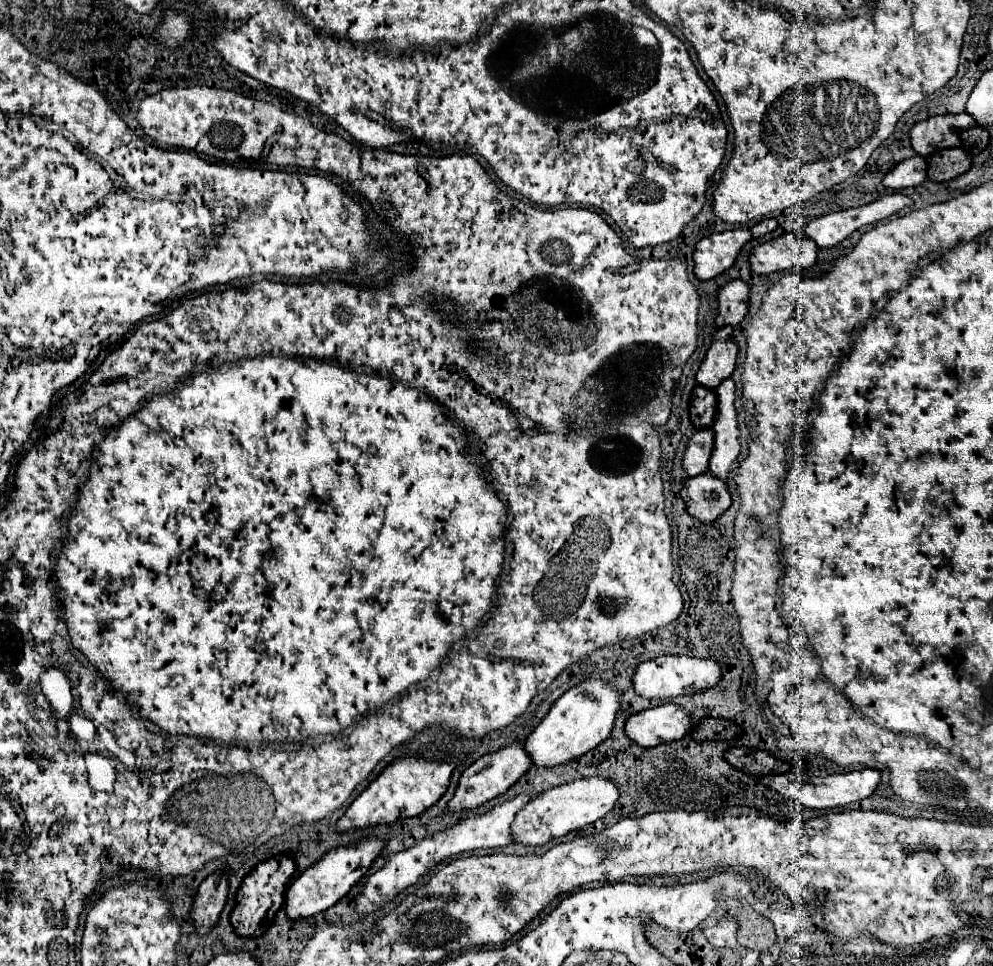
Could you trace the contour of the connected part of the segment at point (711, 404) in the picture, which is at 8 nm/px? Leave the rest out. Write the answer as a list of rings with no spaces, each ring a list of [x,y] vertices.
[[[696,386],[692,390],[692,404],[690,404],[690,416],[692,424],[696,428],[712,428],[716,418],[716,394],[704,386]]]

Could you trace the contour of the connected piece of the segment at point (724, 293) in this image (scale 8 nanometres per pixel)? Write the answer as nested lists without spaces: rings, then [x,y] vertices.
[[[730,280],[718,294],[720,314],[716,318],[716,326],[738,326],[748,314],[748,298],[750,286],[744,280]]]

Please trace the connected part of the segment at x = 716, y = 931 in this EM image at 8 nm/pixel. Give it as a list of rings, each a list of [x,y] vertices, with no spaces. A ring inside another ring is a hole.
[[[728,918],[724,920],[720,926],[714,926],[714,928],[704,928],[702,932],[706,934],[708,942],[716,948],[724,948],[724,946],[730,946],[730,948],[736,948],[738,942],[736,942],[736,930],[738,930],[738,924]]]

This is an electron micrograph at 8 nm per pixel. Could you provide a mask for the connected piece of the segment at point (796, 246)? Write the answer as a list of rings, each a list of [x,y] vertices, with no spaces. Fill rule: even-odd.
[[[784,232],[782,236],[758,244],[750,254],[750,268],[756,274],[772,274],[790,268],[812,268],[818,260],[820,248],[798,232]]]

